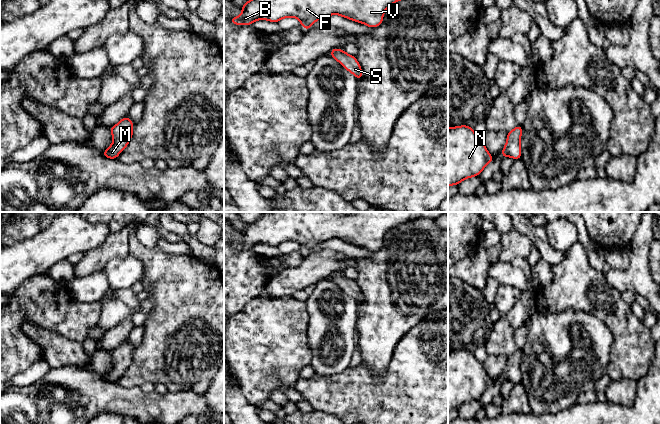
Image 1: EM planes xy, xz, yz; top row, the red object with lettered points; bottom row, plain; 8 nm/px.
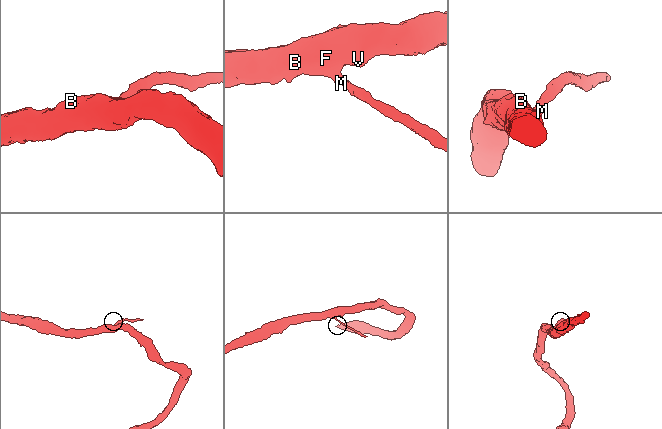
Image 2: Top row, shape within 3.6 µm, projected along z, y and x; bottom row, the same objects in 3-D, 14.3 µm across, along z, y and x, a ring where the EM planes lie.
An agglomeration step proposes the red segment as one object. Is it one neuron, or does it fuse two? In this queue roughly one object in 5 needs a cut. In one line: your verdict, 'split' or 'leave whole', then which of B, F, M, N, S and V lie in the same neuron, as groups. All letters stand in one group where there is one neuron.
leave whole | B F M N S V

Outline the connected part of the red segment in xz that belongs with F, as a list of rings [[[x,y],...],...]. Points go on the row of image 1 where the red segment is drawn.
[[[248,0],[242,7],[242,13],[232,17],[230,22],[235,25],[251,25],[256,20],[268,20],[277,23],[279,20],[293,17],[300,21],[306,30],[319,19],[330,15],[340,15],[367,25],[370,28],[382,24],[384,12],[400,0]]]

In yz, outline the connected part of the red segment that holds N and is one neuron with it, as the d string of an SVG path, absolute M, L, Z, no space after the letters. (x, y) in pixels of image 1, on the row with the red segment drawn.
M448 127L448 187L480 175L493 159L473 128Z

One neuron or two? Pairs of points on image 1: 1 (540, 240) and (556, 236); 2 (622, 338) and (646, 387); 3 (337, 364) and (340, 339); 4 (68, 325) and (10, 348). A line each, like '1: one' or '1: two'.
1: two
2: two
3: one
4: one

